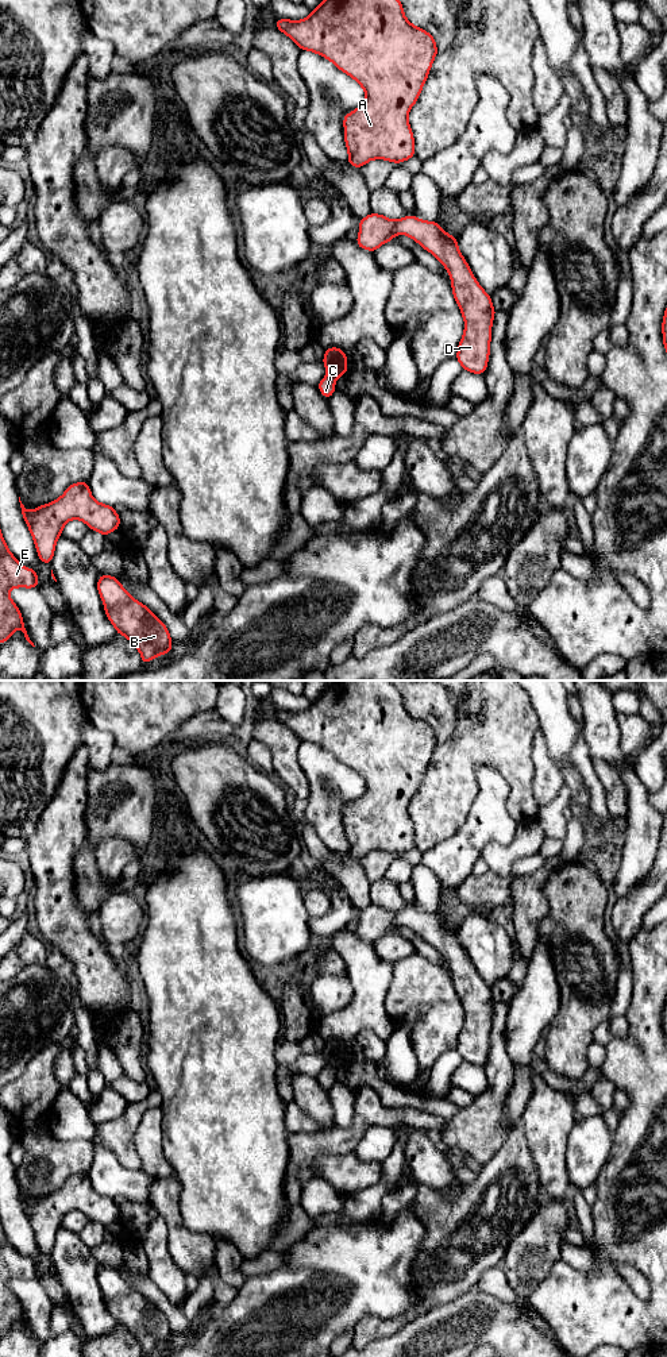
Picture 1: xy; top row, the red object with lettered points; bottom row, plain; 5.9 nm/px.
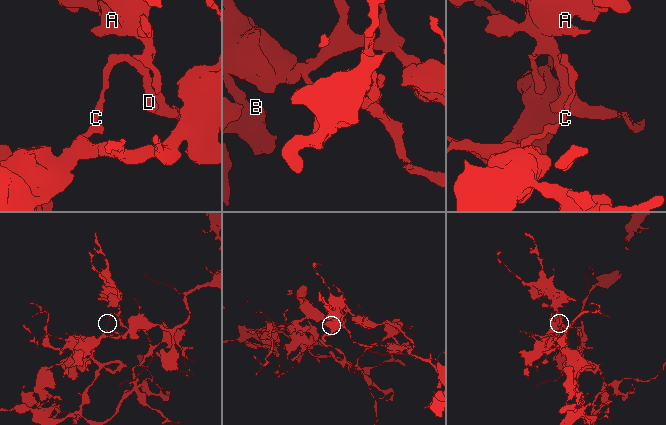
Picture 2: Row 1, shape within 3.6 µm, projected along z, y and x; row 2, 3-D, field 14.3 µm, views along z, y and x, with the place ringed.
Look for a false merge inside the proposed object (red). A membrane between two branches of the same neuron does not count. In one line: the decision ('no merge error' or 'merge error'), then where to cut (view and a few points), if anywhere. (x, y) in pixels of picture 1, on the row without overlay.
merge error | xy (328, 1064), (335, 1070)

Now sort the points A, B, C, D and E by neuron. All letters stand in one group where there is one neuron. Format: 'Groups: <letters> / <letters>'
Groups: A B D E / C

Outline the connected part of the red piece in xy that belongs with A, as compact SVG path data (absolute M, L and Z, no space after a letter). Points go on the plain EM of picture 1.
M332 681L306 710L277 710L275 717L301 743L329 751L363 779L365 794L343 809L347 855L361 860L371 851L401 855L415 848L408 805L428 770L437 739L429 724L405 709L392 681Z

